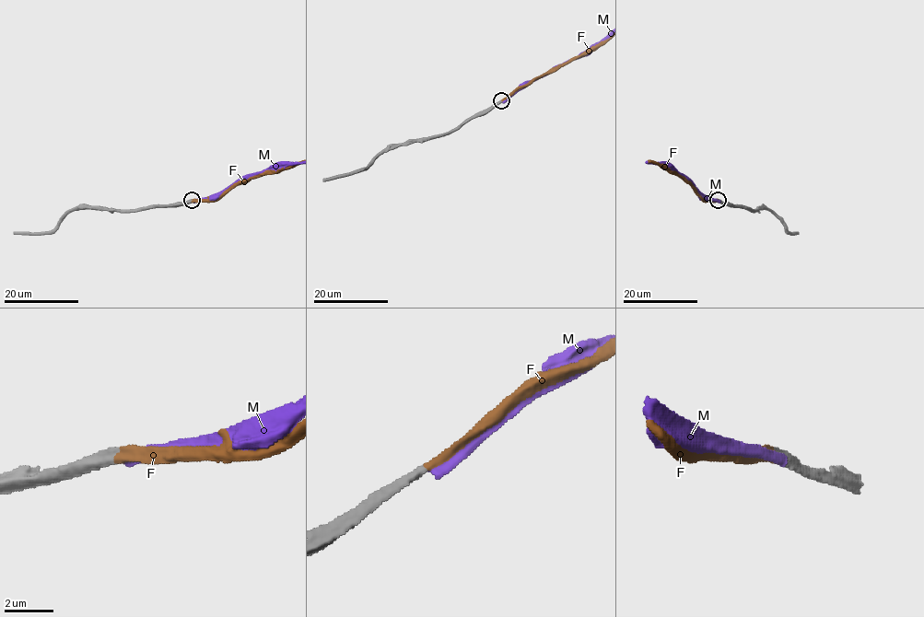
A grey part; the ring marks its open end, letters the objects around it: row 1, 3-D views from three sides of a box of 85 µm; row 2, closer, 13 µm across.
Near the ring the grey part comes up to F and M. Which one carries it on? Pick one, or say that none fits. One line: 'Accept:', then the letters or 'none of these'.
Accept: F

